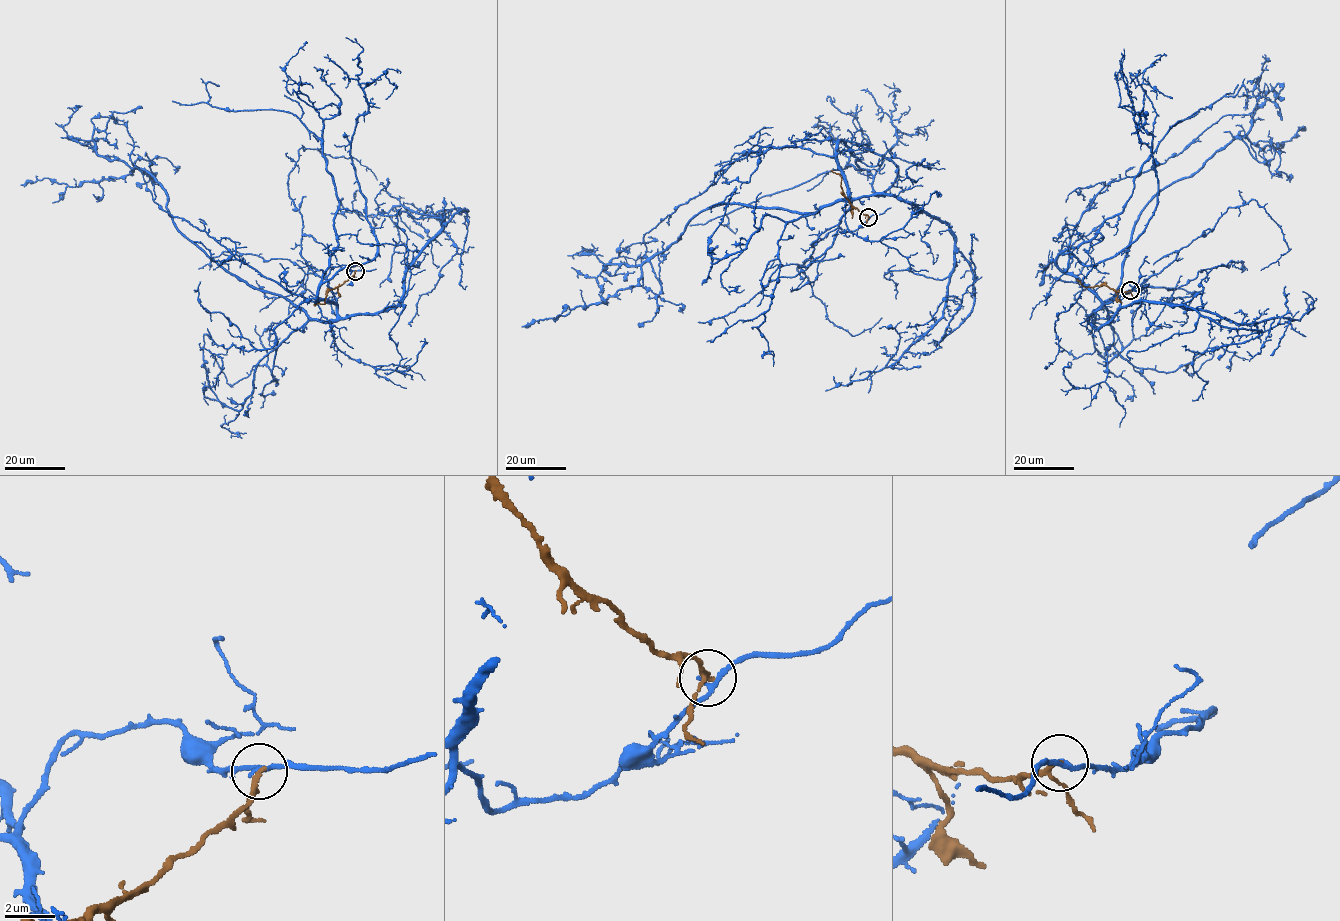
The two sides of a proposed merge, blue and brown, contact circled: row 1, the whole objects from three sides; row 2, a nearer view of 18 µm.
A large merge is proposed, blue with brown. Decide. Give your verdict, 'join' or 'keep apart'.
keep apart

